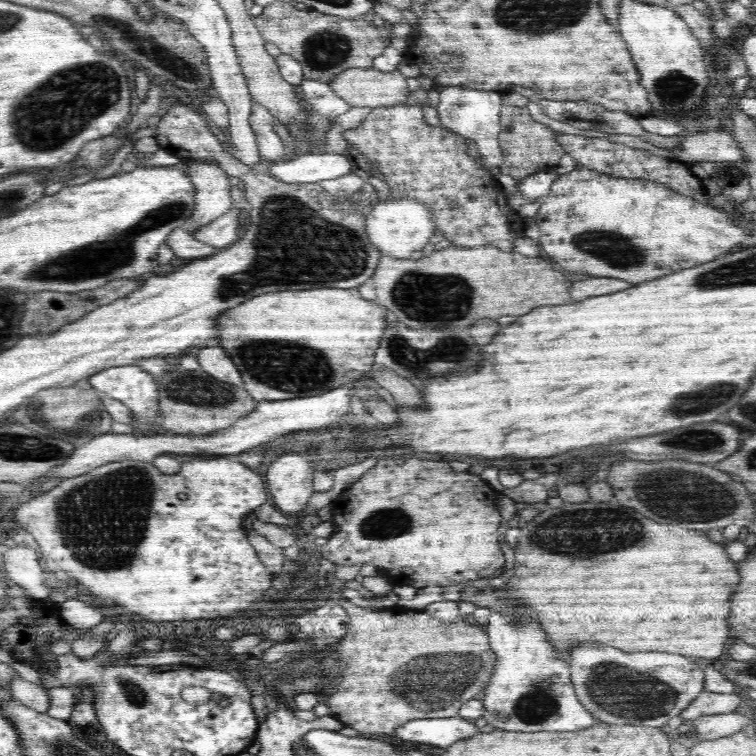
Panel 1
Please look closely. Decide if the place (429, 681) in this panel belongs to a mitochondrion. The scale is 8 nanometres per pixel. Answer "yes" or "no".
yes

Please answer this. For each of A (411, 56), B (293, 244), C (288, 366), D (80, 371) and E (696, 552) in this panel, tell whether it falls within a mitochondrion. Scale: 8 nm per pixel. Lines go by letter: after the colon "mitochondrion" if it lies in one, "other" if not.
A: other
B: mitochondrion
C: mitochondrion
D: other
E: other

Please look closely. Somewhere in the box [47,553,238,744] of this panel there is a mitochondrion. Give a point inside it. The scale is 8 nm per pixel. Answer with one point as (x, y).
(136, 695)

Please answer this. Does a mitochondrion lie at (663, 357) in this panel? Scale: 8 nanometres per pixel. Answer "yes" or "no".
no

